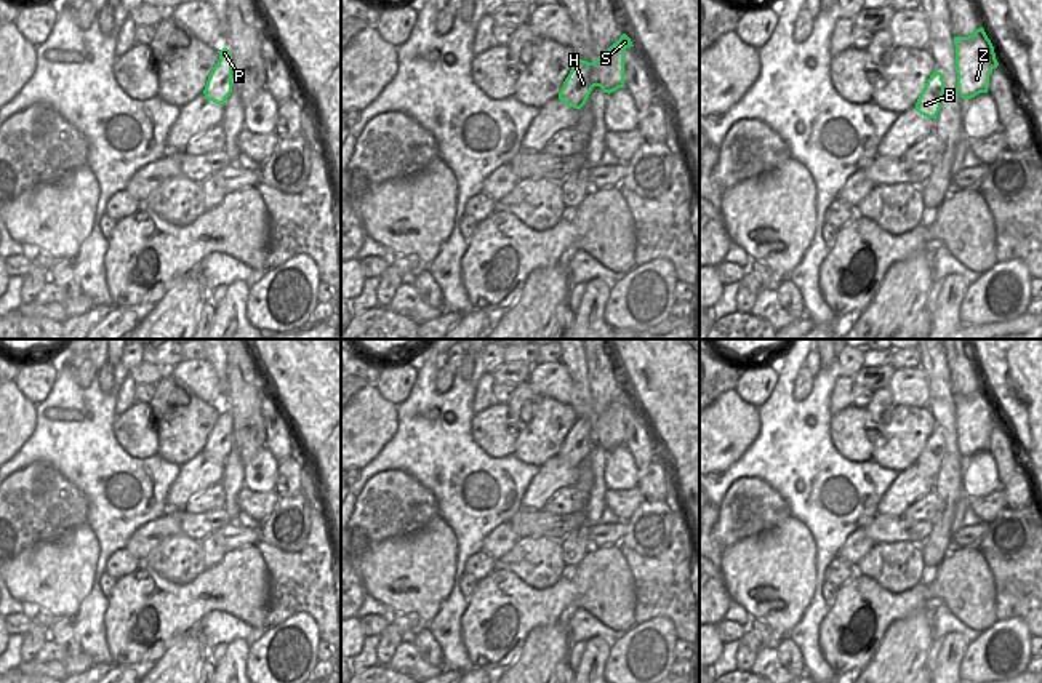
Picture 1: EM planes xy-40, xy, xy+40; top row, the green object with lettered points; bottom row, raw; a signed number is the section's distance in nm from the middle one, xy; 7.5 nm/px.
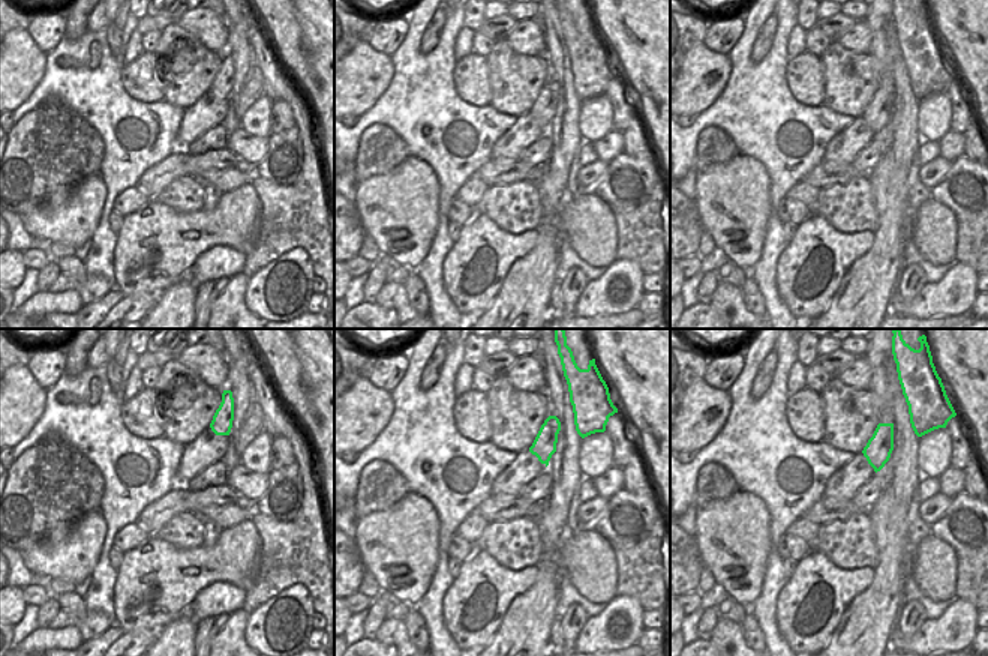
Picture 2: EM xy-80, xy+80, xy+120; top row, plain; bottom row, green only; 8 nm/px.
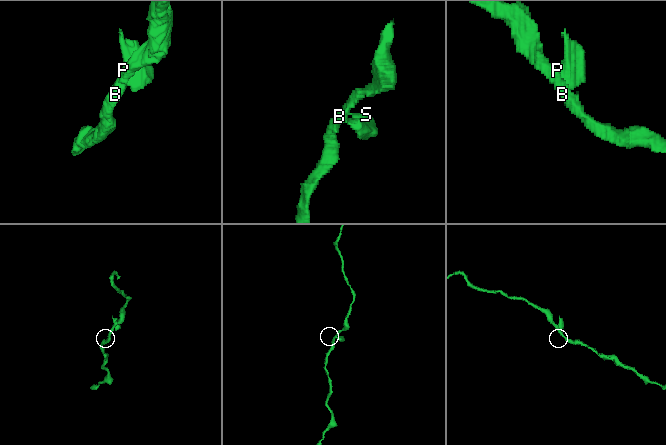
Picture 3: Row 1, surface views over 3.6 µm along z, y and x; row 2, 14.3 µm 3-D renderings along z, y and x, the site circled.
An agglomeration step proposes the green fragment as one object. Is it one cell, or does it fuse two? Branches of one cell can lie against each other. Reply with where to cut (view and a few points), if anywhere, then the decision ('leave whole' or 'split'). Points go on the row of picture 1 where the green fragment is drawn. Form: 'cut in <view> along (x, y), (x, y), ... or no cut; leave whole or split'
cut in xy along (593, 63), (596, 85); split

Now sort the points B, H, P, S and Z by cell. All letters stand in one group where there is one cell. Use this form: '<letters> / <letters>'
B H P / S Z

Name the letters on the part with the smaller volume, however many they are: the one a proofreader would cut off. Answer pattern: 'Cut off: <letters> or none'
Cut off: S, Z

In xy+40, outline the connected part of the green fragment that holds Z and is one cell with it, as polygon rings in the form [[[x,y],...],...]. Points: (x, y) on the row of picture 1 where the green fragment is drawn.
[[[983,27],[968,37],[954,37],[957,91],[962,99],[988,93],[989,75],[999,66]]]

